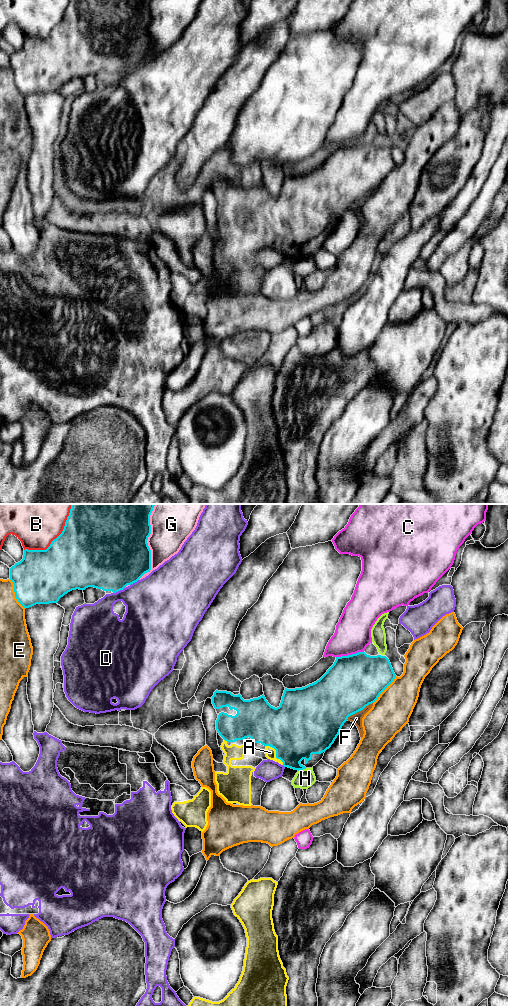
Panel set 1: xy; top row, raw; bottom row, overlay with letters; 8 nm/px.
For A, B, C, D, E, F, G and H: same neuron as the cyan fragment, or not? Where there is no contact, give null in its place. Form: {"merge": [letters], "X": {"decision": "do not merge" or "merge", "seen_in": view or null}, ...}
{"merge": ["A"], "A": {"decision": "merge", "seen_in": "xy"}, "B": {"decision": "do not merge", "seen_in": "xy"}, "C": {"decision": "do not merge", "seen_in": "xy"}, "D": {"decision": "do not merge", "seen_in": "xy"}, "E": {"decision": "do not merge", "seen_in": "xy"}, "F": {"decision": "do not merge", "seen_in": "xy"}, "G": {"decision": "do not merge", "seen_in": "xy"}, "H": {"decision": "do not merge", "seen_in": "xy"}}

